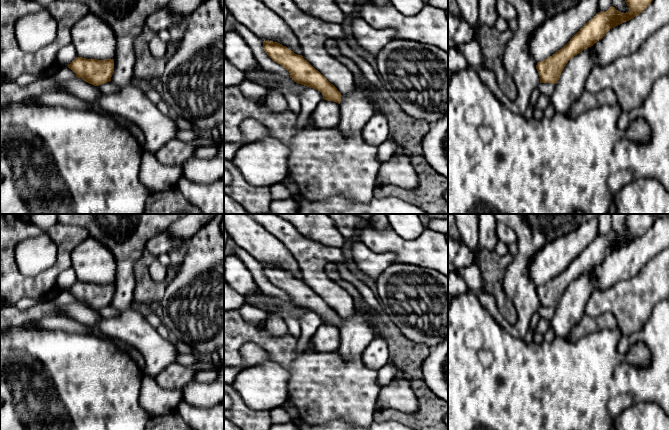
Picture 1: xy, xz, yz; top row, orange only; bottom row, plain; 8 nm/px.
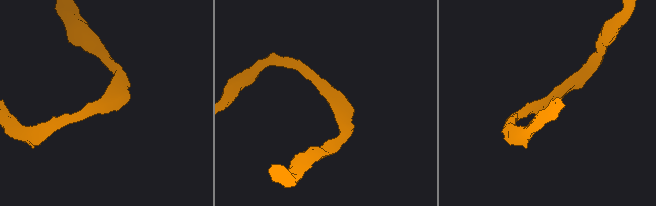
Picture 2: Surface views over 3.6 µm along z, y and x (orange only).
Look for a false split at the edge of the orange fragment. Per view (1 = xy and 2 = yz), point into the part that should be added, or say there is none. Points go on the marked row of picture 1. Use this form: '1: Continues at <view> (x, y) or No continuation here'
1: Continues at xy (127, 18)
2: Continues at yz (517, 61)

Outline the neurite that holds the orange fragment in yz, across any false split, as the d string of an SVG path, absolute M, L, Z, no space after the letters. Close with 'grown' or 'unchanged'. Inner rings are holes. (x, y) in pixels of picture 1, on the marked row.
M505 0L510 3L517 12L518 27L513 31L513 35L508 41L503 55L503 67L511 76L515 88L516 95L514 99L509 99L499 86L496 73L485 67L480 66L476 69L482 83L495 95L500 103L507 107L515 114L524 115L526 109L530 105L532 91L538 87L540 83L556 84L560 78L561 72L575 55L593 46L597 41L601 40L605 34L612 28L633 19L642 13L653 0L625 0L629 11L622 13L611 6L607 11L598 12L591 20L589 20L560 50L552 56L541 62L536 62L529 50L530 35L547 19L555 17L559 13L576 6L583 0Z | grown

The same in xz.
M260 0L270 10L278 14L296 36L302 54L297 55L286 46L273 41L263 41L264 51L276 63L283 66L297 84L301 84L320 91L323 99L340 104L341 95L349 94L358 86L351 70L343 63L331 56L325 43L329 39L347 42L341 24L325 22L322 19L304 13L292 0Z | grown

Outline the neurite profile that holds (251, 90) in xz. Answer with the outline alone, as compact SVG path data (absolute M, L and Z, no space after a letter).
M244 80L240 86L246 98L253 101L265 101L268 90L264 86L247 80Z

